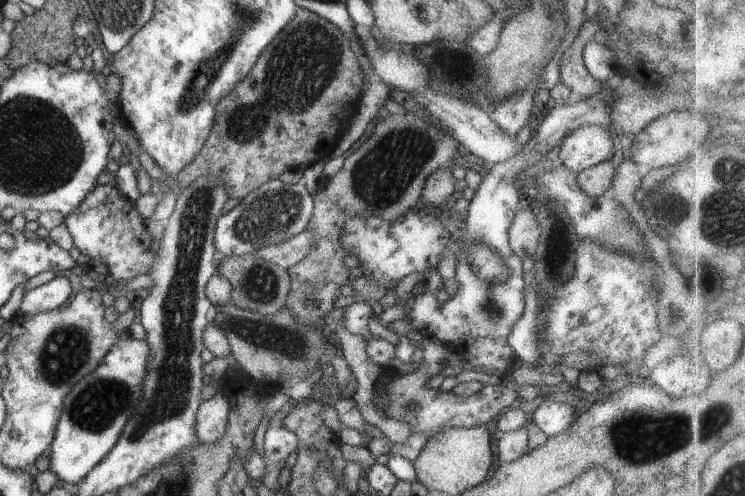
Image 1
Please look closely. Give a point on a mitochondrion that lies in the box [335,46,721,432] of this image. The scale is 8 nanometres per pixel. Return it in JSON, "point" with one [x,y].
{"point":[381,177]}

